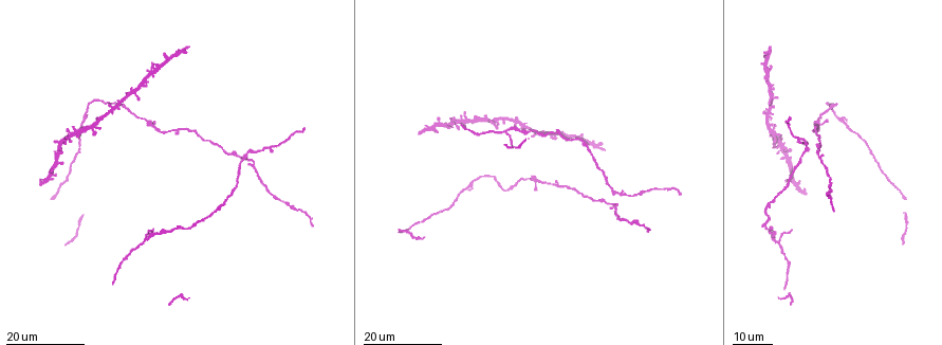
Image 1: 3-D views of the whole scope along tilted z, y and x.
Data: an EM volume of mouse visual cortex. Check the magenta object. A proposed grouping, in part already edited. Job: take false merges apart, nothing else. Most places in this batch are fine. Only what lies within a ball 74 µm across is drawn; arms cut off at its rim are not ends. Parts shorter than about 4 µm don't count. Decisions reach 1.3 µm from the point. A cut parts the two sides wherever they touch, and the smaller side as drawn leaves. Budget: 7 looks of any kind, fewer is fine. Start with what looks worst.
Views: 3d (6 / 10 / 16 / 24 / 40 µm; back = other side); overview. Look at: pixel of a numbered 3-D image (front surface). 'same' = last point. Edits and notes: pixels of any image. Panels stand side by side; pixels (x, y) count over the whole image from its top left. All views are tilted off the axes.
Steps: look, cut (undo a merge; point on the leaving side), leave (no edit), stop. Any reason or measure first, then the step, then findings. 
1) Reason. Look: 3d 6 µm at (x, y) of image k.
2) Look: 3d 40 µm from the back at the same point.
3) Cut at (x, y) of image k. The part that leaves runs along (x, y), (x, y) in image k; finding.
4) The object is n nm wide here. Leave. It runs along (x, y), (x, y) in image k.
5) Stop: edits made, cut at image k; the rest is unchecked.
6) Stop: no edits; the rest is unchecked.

Look: 3d 16 µm at (130, 95) of image 1.

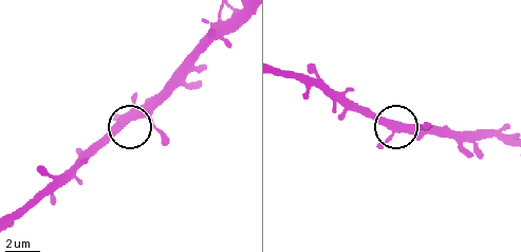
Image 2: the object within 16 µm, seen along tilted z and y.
Zoom in. Look: 3d 10 µm at (391, 123) of image 2.

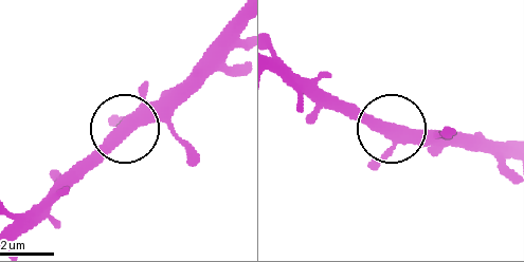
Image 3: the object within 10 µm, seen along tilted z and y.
The object is 370 nm wide here. Leave. Continuous, no second cell.

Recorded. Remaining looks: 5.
Look: 3d 24 µm at (509, 130) of image 1.

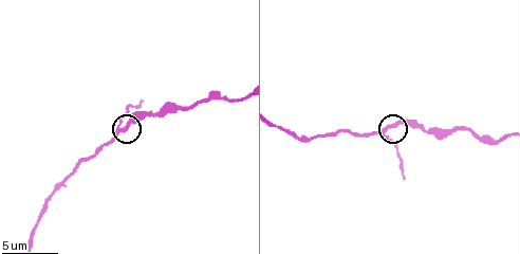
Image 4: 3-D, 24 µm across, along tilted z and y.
Closer look. Look: 3d 10 µm at (127, 127) of image 4.

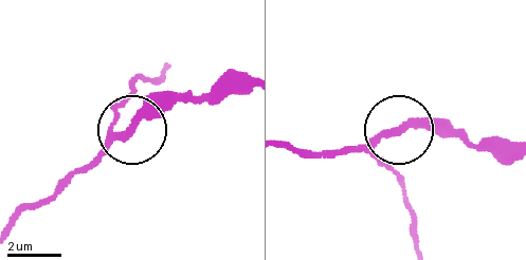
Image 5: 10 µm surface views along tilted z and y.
Look: 3d 6 µm at (126, 131) of image 5.

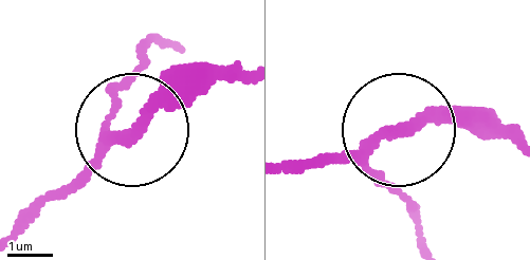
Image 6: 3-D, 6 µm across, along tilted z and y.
3 arms meet here. Leave. One cell here.

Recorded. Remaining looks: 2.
Look: 3d 16 µm at (243, 158) of image 1.

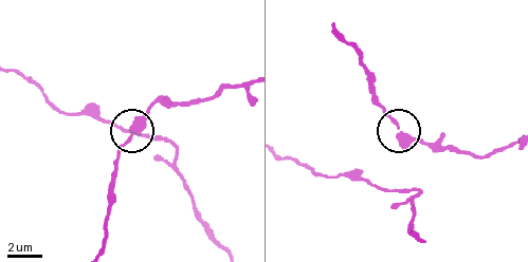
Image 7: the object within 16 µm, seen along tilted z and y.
Look: 3d 10 µm at (405, 135) of image 7.

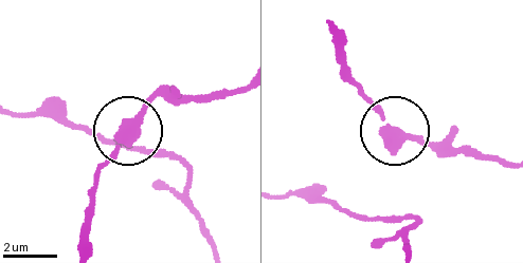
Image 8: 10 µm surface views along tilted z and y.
The object is 460 nm wide here. Leave. All the same cell.

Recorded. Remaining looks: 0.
Stop: no edits; the rest is unchecked.

